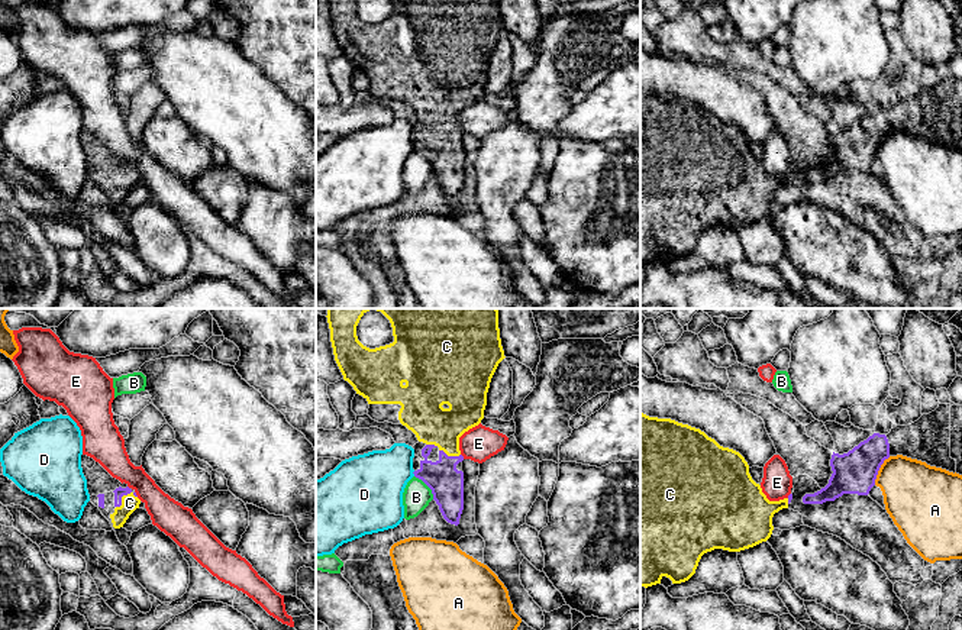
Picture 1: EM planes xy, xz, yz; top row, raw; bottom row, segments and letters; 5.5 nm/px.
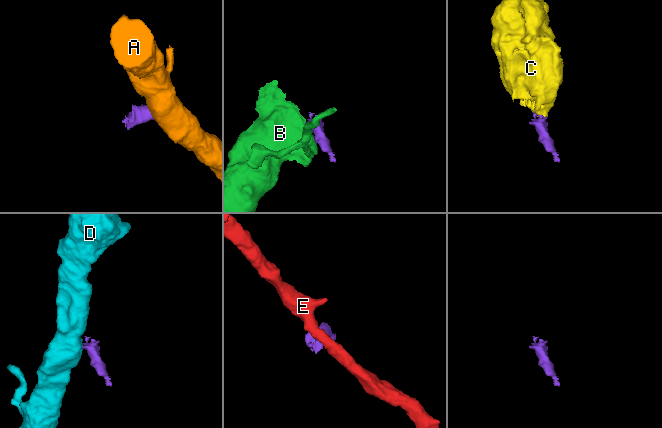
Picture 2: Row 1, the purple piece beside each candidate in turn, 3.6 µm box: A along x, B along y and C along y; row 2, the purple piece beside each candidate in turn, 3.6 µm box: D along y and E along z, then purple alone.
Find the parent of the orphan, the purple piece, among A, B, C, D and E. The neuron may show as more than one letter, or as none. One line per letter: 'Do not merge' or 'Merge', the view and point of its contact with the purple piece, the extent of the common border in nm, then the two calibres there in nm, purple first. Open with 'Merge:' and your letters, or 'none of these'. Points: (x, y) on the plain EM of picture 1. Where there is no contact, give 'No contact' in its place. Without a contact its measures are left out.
Merge: C
A: Do not merge. Touches purple at yz (878, 145). Shared border 180 nm. Thickness 240 nm (purple) against 360 nm
B: Do not merge. Touches purple at xz (428, 161). Shared border 170 nm. Thickness 190 nm (purple) against 160 nm
C: Merge. Touches purple at xy (123, 170). Shared border 140 nm. Thickness 60 nm (purple) against 100 nm
D: Do not merge. Touches purple at xz (413, 148). Shared border 30 nm. Thickness 190 nm (purple) against 360 nm
E: Do not merge. Touches purple at xz (462, 132). Shared border 40 nm. Thickness 190 nm (purple) against 190 nm

